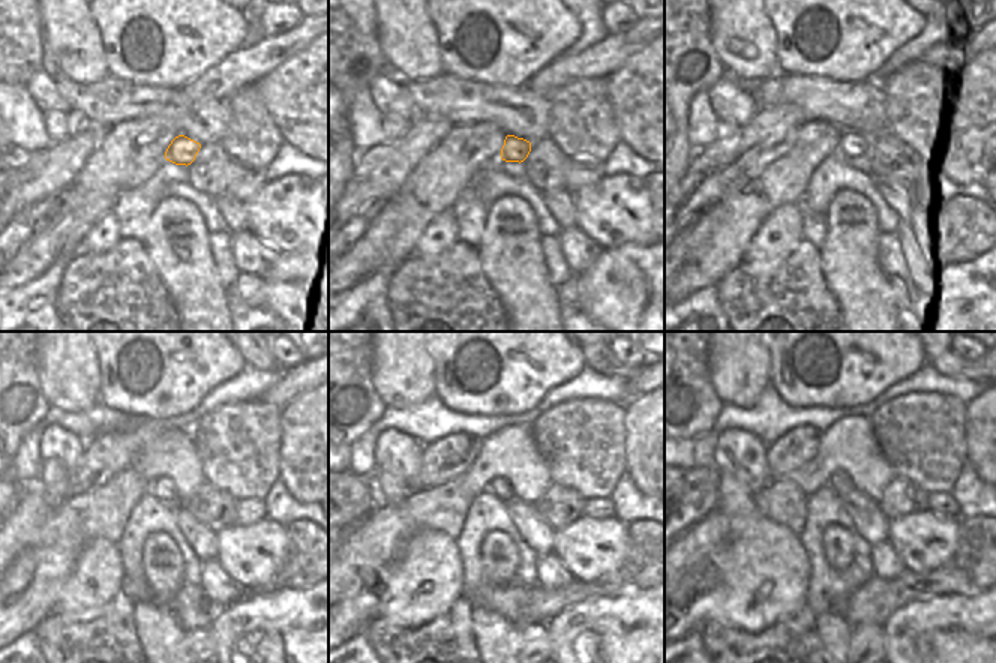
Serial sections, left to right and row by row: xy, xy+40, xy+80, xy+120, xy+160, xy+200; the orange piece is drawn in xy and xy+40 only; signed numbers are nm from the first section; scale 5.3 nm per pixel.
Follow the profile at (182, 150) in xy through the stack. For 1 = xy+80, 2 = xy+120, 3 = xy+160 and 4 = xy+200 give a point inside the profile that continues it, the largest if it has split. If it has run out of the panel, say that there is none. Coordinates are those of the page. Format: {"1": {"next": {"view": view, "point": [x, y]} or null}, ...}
{"1": {"next": {"view": "xy+80", "point": [852, 146]}}, "2": {"next": {"view": "xy+120", "point": [164, 488]}}, "3": {"next": {"view": "xy+160", "point": [501, 488]}}, "4": {"next": {"view": "xy+200", "point": [840, 482]}}}

